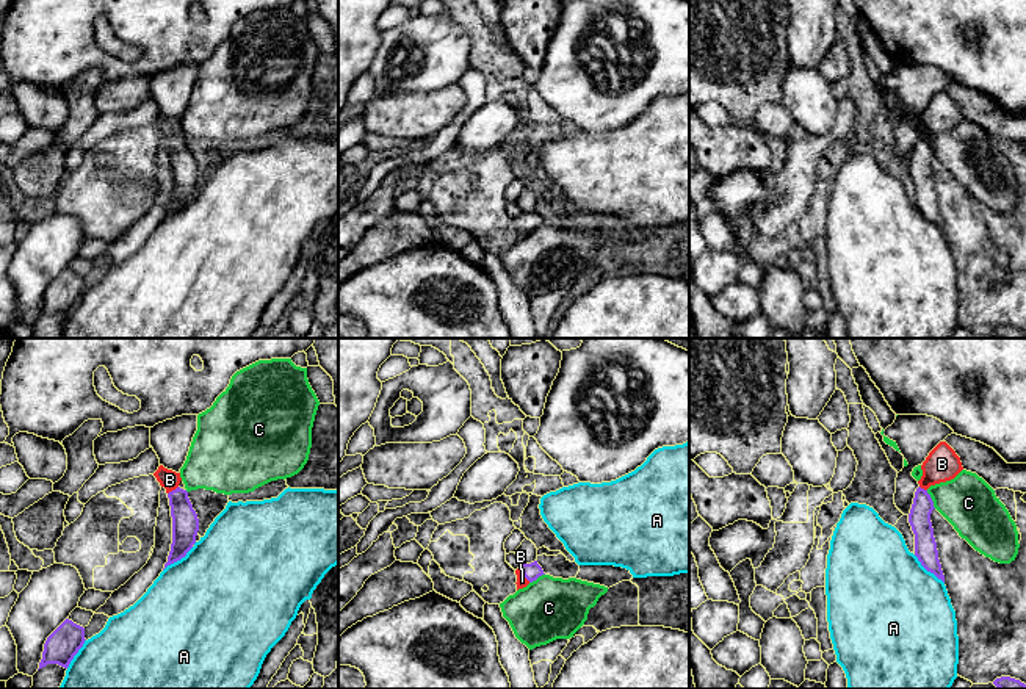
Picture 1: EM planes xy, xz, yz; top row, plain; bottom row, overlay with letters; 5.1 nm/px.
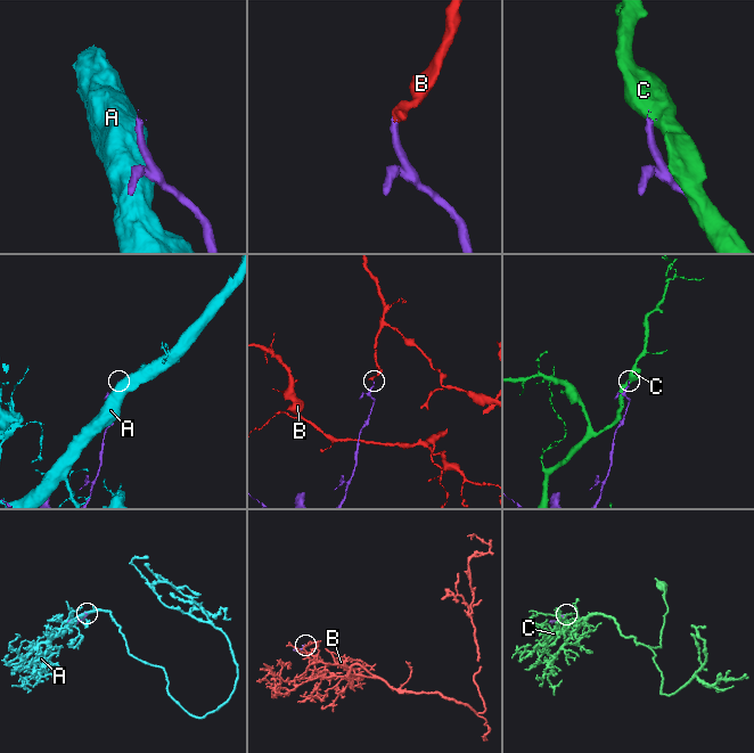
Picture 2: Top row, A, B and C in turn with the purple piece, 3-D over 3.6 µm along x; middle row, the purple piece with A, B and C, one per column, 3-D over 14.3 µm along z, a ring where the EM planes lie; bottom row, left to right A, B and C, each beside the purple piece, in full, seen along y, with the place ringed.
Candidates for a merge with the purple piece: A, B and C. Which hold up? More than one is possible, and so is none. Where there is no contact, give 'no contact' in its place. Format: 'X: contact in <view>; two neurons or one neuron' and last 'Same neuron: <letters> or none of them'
A: contact in yz; two neurons
B: contact in xz; one neuron
C: contact in yz; two neurons
Same neuron: B

